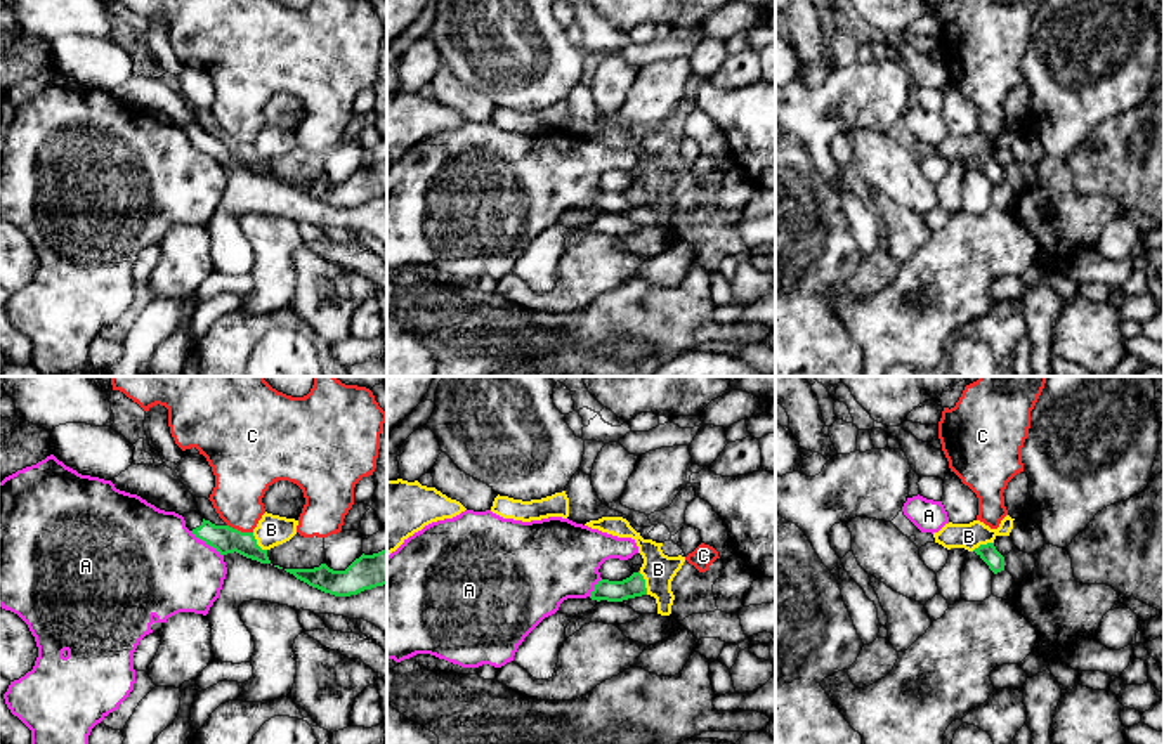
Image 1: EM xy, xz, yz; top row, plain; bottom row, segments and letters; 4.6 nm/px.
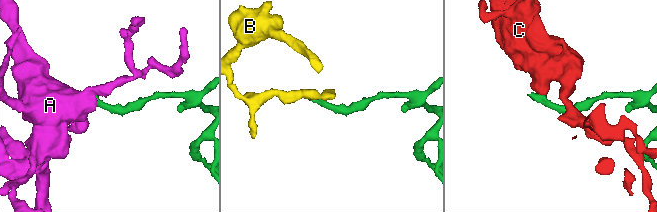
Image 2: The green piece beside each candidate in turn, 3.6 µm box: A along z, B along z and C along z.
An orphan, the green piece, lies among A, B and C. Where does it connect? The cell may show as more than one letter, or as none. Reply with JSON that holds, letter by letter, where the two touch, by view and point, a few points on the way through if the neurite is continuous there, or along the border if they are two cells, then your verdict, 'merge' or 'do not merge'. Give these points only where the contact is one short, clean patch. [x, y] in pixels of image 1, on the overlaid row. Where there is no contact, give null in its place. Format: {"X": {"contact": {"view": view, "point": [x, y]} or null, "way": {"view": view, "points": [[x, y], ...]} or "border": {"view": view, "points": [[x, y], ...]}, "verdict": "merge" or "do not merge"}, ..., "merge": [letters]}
{"A": {"contact": {"view": "xy", "point": [207, 543]}, "border": {"view": "xy", "points": [[189, 531], [222, 555]]}, "verdict": "do not merge"}, "B": {"contact": {"view": "xz", "point": [644, 583]}, "border": {"view": "xz", "points": [[639, 571], [647, 593]]}, "verdict": "do not merge"}, "C": {"contact": {"view": "xy", "point": [240, 531]}, "border": {"view": "xy", "points": [[228, 524], [252, 533]]}, "verdict": "do not merge"}, "merge": []}

